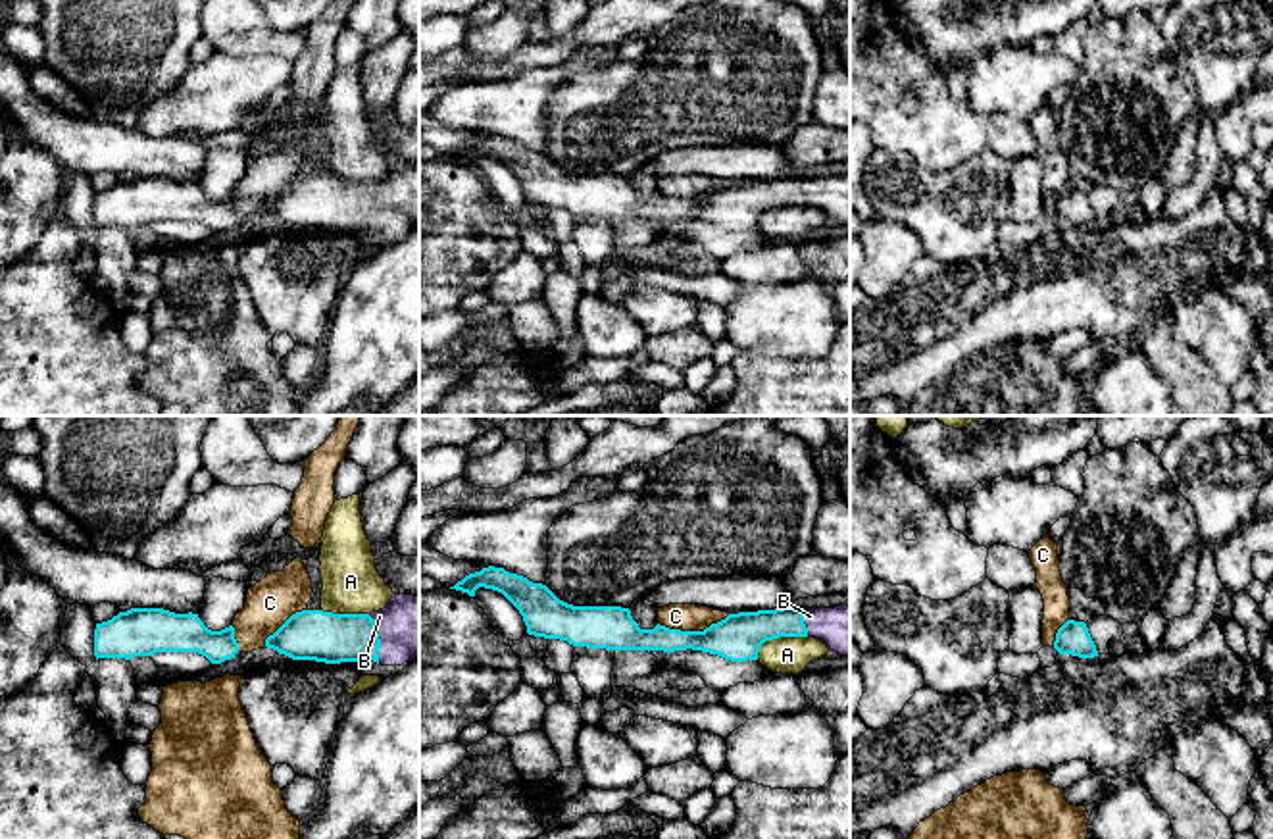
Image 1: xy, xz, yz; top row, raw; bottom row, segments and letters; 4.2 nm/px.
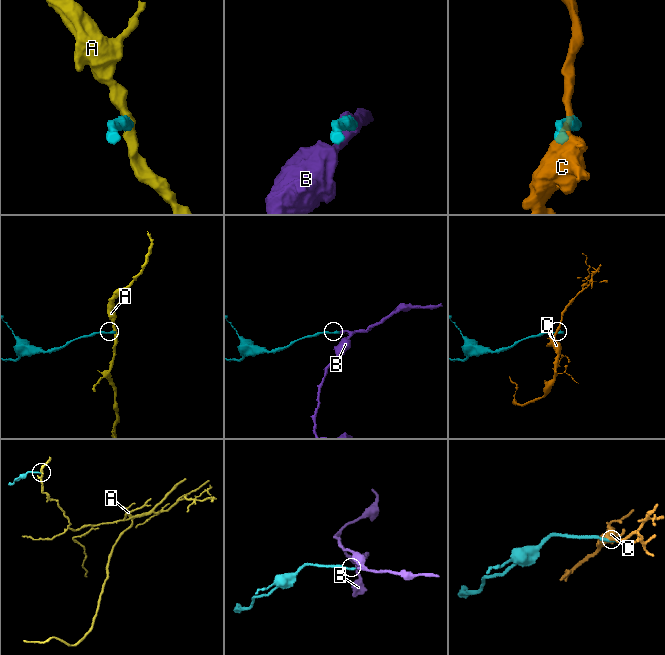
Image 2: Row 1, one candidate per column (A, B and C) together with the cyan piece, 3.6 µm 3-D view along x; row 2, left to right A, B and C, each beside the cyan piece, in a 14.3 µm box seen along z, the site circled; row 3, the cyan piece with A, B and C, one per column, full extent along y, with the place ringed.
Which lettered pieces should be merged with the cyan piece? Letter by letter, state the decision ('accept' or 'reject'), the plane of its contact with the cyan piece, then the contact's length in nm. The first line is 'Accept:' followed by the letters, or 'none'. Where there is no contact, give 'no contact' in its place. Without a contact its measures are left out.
Accept: B
A: reject; meets cyan in xz; contact 240 nm long
B: accept; meets cyan in xy; contact 220 nm long
C: reject; meets cyan in xz; contact 300 nm long

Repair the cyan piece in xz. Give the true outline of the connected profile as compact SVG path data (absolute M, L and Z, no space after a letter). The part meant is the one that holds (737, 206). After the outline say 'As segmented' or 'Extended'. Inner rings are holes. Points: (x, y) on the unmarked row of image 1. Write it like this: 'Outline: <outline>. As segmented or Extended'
Outline: M483 137L454 156L475 165L479 156L502 162L523 185L527 202L567 210L573 216L606 219L702 219L731 231L758 229L760 216L779 206L815 206L831 219L850 225L850 167L835 177L794 177L738 181L704 200L681 200L665 194L640 198L629 177L573 175L546 154L533 152L504 137Z. Extended

